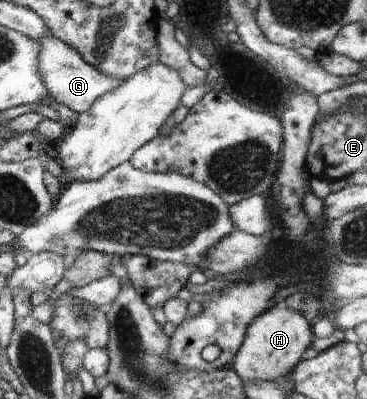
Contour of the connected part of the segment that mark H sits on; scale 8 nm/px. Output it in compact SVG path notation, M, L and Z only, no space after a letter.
M274 303L269 310L261 312L261 316L257 316L247 326L245 340L232 361L231 368L245 382L282 381L302 360L303 353L311 346L314 338L312 324L303 317L303 314L291 310L283 303Z

